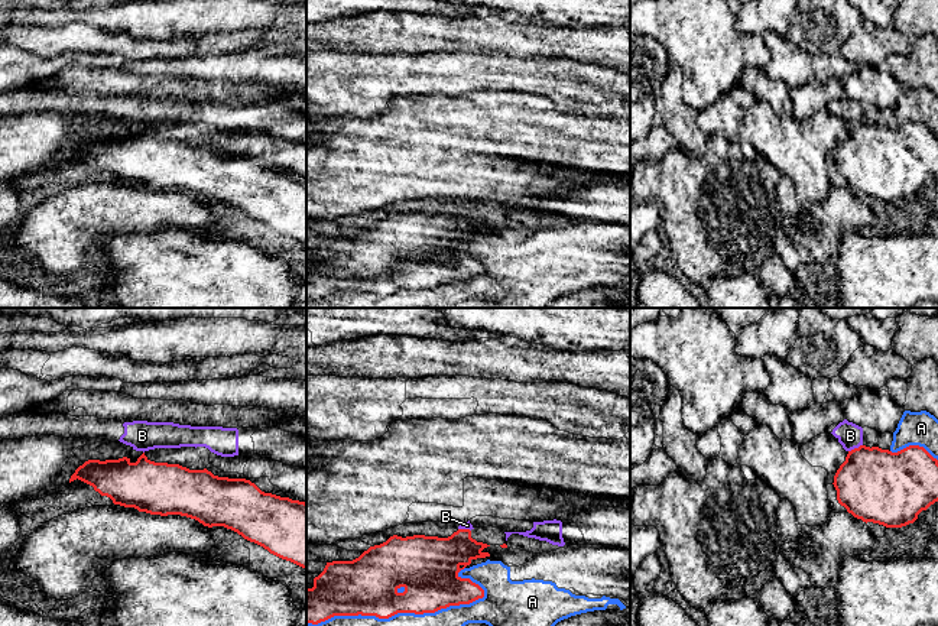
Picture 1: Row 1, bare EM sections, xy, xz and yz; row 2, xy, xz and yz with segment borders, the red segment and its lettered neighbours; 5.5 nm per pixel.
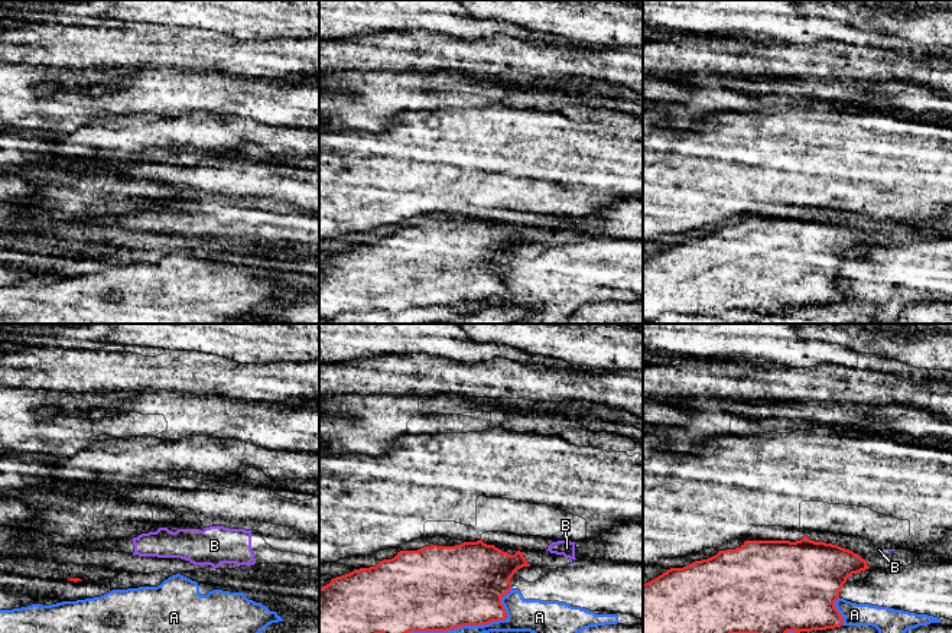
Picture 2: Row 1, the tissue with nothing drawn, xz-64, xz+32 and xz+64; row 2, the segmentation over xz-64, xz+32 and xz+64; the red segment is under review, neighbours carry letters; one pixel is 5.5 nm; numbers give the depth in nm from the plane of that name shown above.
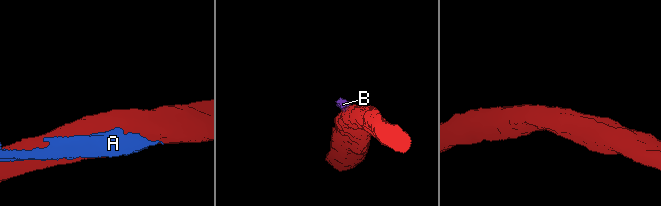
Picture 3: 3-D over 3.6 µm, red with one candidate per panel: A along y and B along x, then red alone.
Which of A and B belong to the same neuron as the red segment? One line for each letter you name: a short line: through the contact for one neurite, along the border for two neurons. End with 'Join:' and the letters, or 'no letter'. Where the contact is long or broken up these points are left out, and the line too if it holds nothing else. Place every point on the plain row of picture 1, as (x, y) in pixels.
Join: no letter

